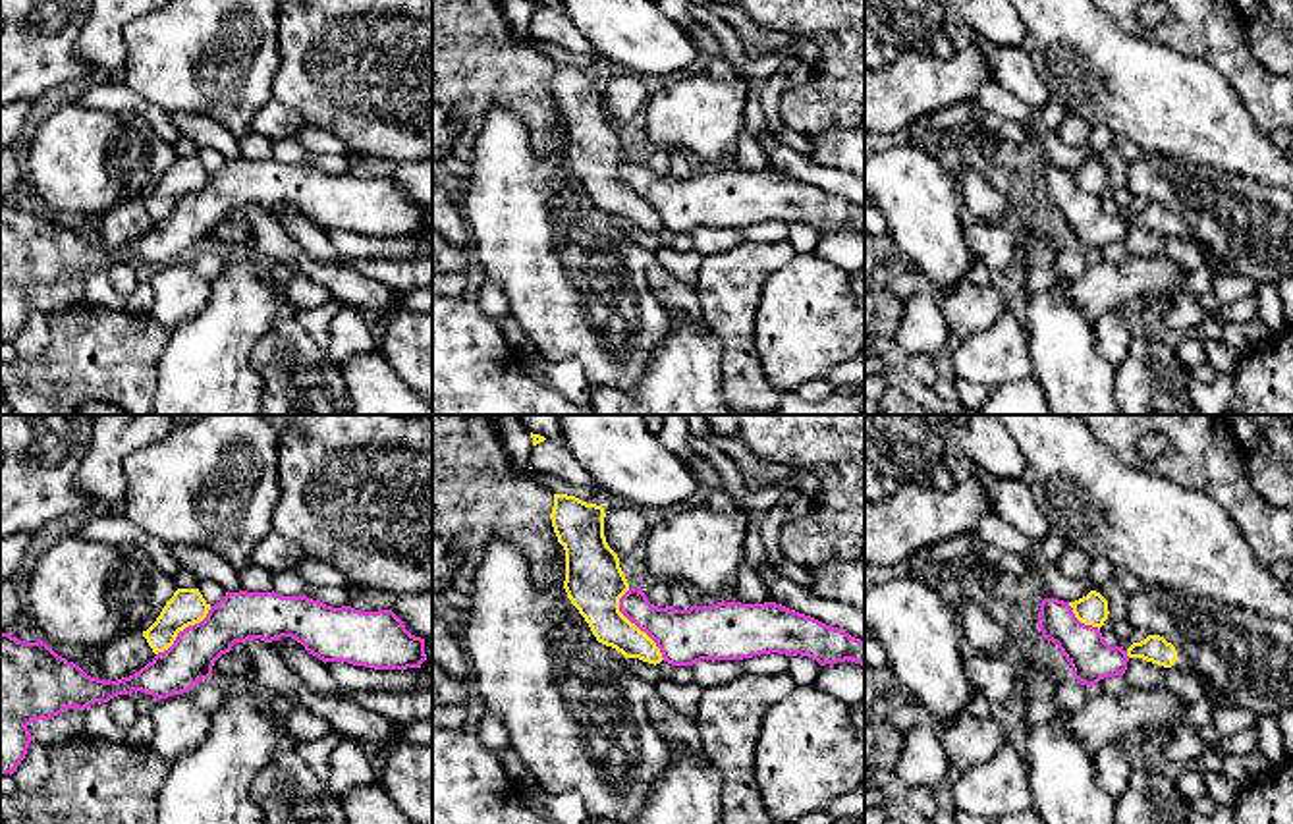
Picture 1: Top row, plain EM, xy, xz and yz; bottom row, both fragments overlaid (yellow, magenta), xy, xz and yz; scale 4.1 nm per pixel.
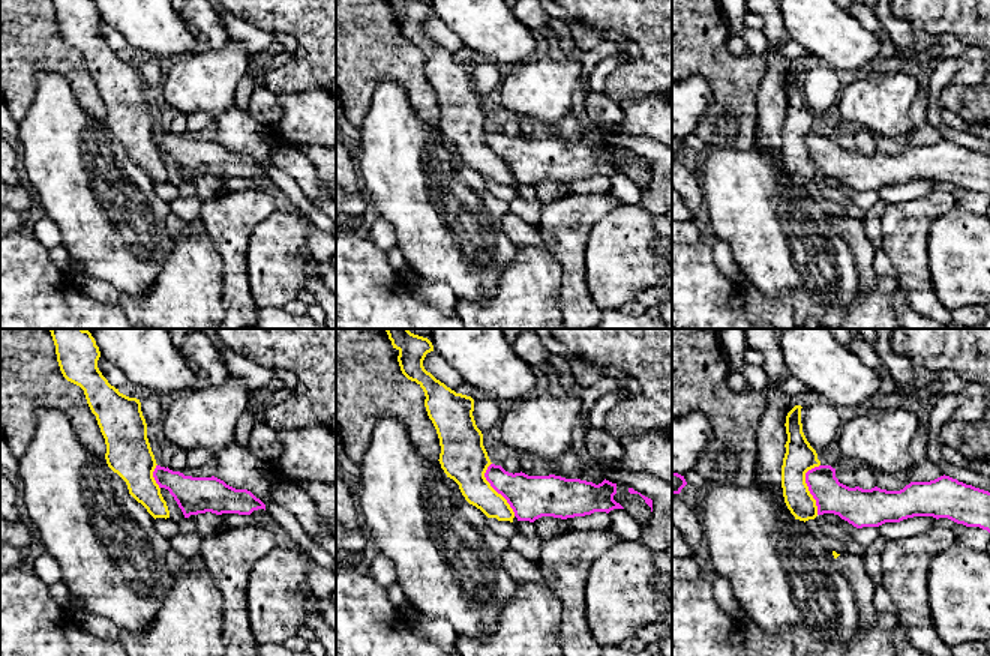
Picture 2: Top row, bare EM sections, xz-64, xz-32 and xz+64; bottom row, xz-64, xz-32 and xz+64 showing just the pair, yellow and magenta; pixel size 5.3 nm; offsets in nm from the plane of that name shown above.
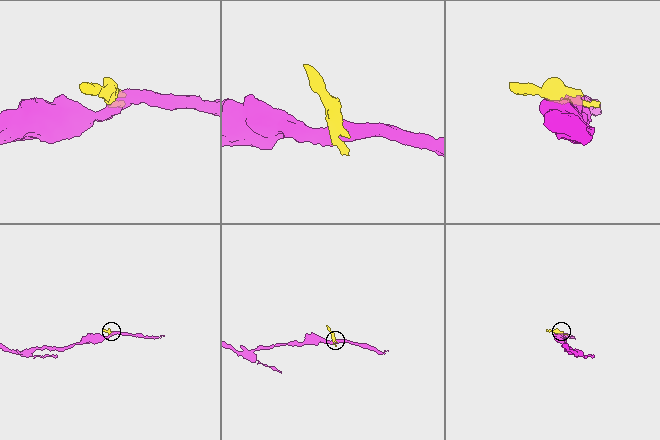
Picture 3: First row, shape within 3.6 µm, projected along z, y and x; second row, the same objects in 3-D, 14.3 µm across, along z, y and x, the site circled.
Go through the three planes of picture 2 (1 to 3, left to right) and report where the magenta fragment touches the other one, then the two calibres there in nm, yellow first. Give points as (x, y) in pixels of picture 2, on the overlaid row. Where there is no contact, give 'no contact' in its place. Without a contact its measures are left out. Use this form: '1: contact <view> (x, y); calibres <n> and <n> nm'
1: contact xz-64 (152, 476); calibres 240 and 200 nm
2: contact xz-32 (494, 490); calibres 260 and 240 nm
3: contact xz+64 (807, 487); calibres 170 and 180 nm

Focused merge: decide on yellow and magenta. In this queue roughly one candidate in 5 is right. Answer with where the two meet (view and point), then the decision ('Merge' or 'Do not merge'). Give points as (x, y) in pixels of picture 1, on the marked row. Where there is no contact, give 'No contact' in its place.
Touches yellow at xz (633, 624). Do not merge

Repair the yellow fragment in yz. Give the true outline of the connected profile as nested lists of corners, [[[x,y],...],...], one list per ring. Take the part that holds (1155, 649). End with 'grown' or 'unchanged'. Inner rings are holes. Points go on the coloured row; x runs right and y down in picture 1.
[[[1148,635],[1141,643],[1133,643],[1127,648],[1129,658],[1142,658],[1146,662],[1164,666],[1164,668],[1177,668],[1181,672],[1195,672],[1193,660],[1185,654],[1183,648],[1173,646],[1160,635]]]; grown

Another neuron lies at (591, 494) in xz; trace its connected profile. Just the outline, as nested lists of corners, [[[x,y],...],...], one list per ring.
[[[529,469],[527,477],[533,477],[544,490],[552,494],[575,496],[587,504],[596,504],[598,500],[602,500],[602,492],[594,482],[589,486],[577,486],[538,469]]]

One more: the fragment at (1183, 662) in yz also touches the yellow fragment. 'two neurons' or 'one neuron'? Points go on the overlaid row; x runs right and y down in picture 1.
one neuron

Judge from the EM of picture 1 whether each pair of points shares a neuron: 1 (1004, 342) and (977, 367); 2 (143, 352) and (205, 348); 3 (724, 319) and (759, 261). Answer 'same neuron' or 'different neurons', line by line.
1: same neuron
2: different neurons
3: same neuron

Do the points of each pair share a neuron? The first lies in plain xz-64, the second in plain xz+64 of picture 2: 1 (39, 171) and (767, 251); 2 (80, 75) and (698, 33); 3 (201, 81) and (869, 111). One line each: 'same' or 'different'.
1: same
2: same
3: same

